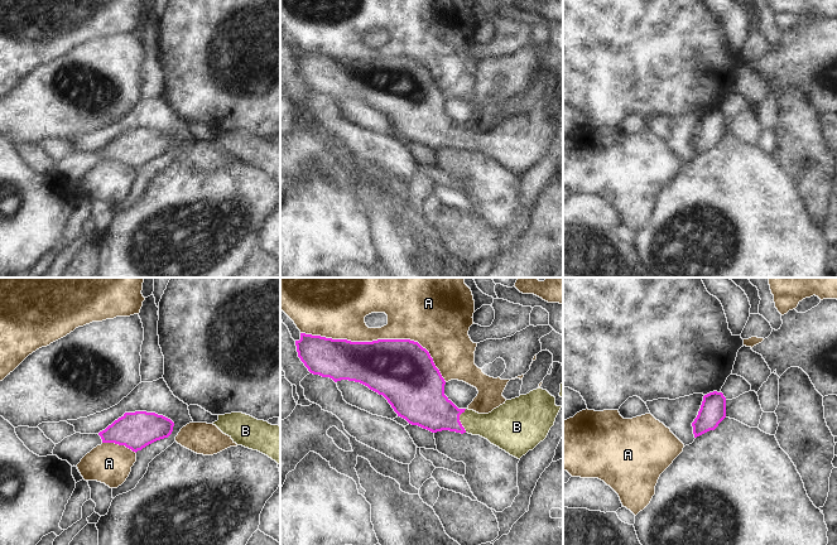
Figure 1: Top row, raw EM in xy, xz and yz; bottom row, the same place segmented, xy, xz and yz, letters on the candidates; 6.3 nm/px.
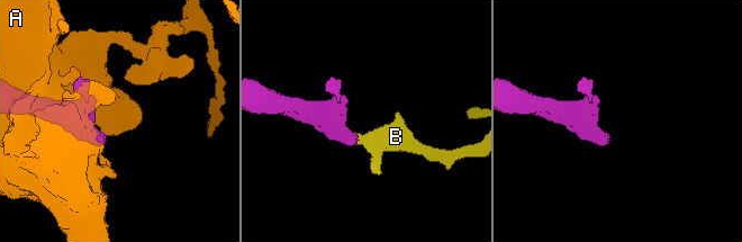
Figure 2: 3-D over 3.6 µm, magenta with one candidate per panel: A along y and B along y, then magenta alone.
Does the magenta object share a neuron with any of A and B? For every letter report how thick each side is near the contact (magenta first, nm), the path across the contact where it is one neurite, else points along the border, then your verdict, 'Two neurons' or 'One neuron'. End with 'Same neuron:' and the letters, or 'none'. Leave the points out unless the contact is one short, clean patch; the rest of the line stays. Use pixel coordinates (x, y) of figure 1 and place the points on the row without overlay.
A: Thickness 400 nm (magenta) against 280 nm. Two neurons
B: Thickness 280 nm (magenta) against 200 nm. Path across: xz (424, 121), (436, 130), (458, 138), (496, 144). One neuron
Same neuron: B

